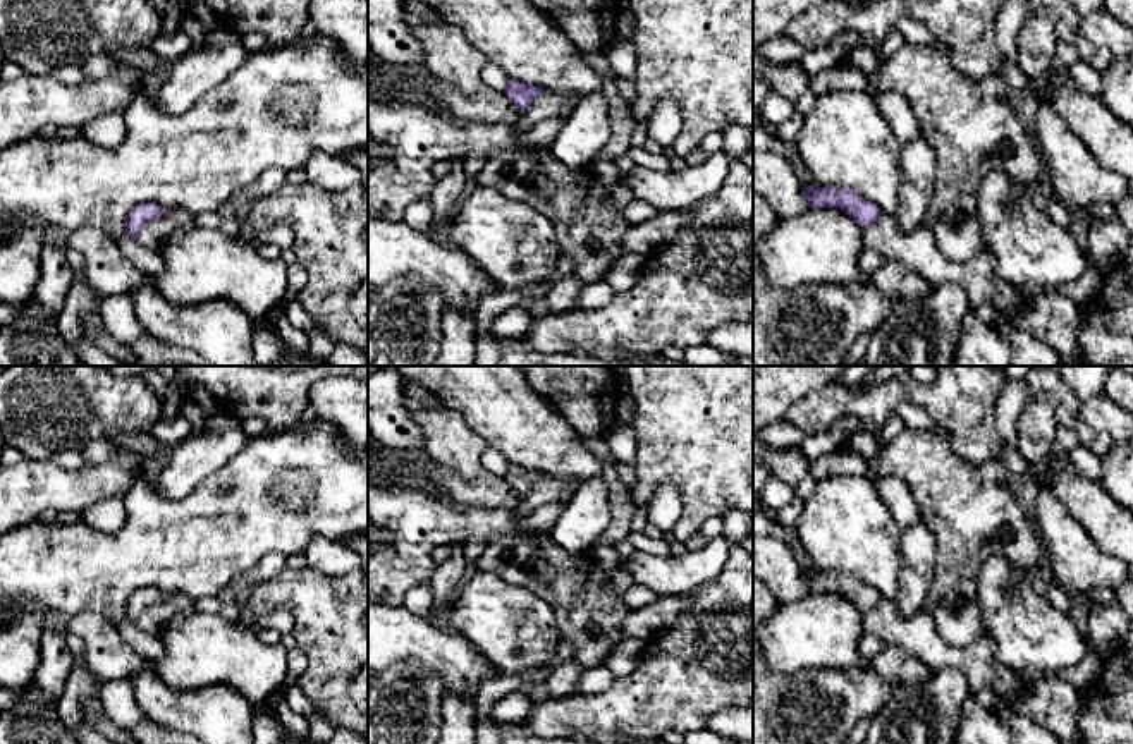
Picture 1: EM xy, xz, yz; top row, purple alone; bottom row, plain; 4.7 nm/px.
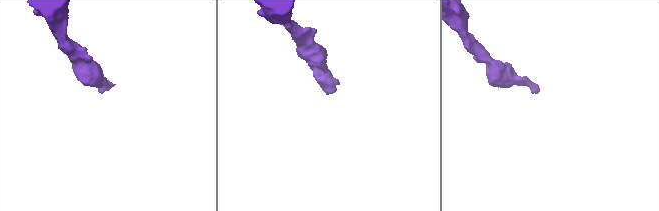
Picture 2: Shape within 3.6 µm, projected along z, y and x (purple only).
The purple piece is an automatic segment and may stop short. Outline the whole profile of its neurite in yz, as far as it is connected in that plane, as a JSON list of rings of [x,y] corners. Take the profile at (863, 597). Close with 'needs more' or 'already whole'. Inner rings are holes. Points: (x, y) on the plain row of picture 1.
[[[811,567],[803,574],[810,593],[839,593],[861,612],[867,632],[875,634],[884,644],[903,646],[932,672],[958,668],[971,692],[992,689],[997,703],[1006,706],[1028,696],[1030,684],[995,658],[995,643],[989,634],[966,646],[954,646],[939,636],[928,612],[918,610],[911,617],[901,617],[894,600],[884,598],[848,572],[820,572]]] | needs more

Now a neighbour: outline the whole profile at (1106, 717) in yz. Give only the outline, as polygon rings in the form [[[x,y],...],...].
[[[1116,649],[1081,696],[1081,744],[1133,744],[1133,649]]]

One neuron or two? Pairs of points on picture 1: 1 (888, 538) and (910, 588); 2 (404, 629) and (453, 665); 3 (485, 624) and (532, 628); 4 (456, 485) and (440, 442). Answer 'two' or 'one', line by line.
1: two
2: one
3: one
4: two

